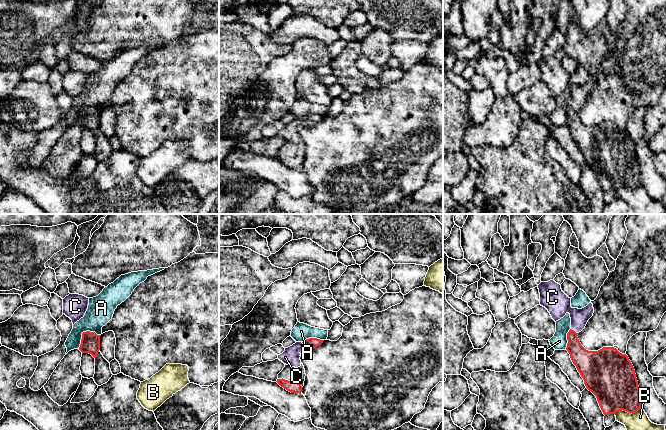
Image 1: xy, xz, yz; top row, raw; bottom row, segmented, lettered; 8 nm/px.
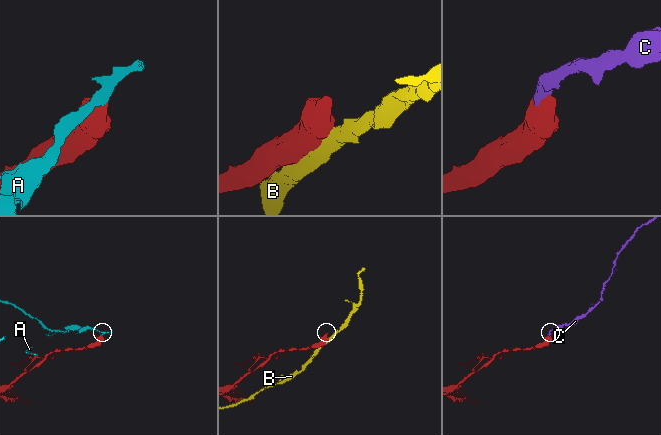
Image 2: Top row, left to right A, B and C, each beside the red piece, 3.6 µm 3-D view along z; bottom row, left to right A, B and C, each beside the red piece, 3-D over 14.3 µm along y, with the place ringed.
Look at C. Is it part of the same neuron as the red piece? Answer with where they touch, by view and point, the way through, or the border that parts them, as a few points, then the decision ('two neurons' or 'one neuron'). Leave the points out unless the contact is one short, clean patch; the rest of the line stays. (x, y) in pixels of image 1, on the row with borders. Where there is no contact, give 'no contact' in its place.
xz (304, 345) | across xz (311, 342), (304, 345), (291, 356) | one neuron

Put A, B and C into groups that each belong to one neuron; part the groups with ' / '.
A / B / C

